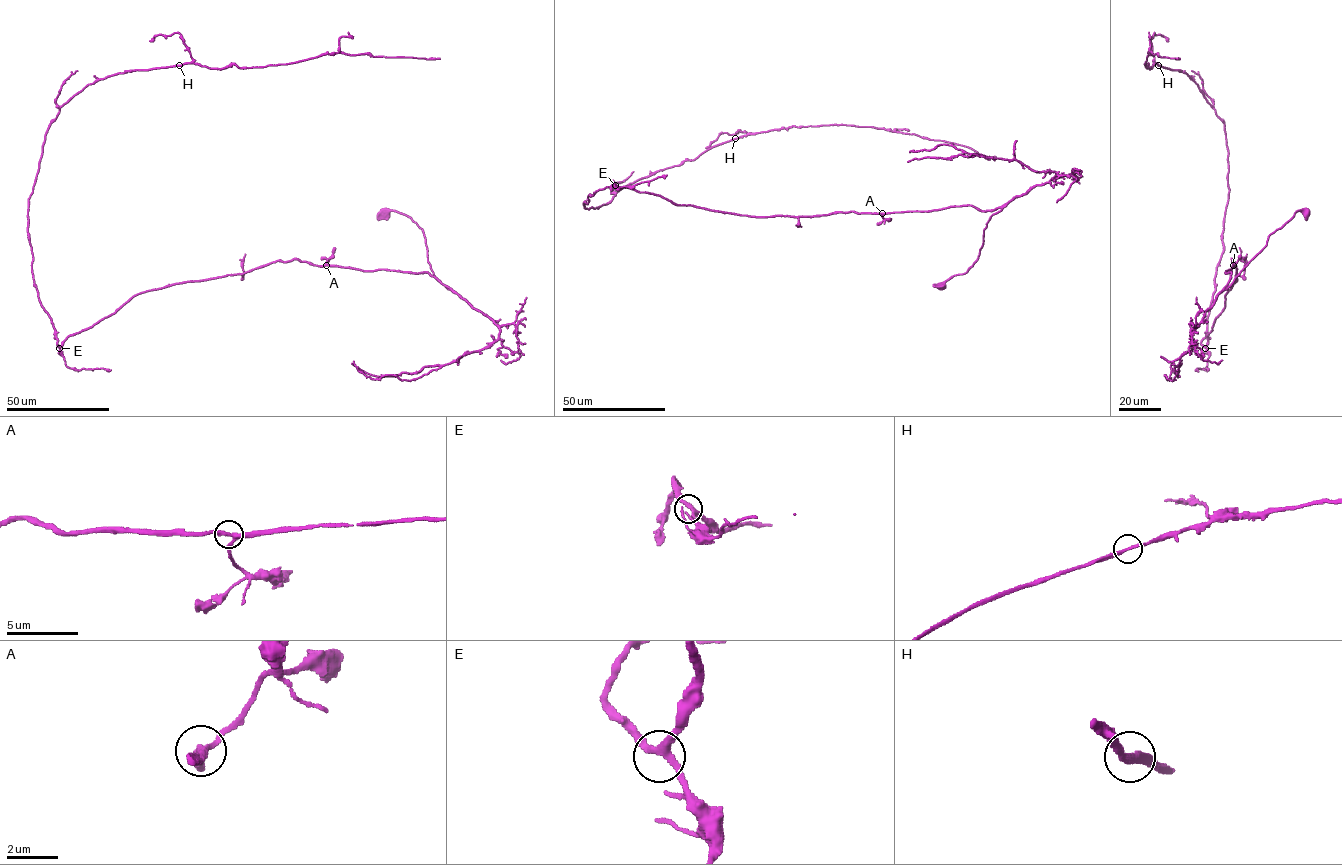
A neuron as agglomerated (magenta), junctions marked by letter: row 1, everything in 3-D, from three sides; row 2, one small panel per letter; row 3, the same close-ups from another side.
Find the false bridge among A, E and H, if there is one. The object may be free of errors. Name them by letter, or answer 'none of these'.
none of these

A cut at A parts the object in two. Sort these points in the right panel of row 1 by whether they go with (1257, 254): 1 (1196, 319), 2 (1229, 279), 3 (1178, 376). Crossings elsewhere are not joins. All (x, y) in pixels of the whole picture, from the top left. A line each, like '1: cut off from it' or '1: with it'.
1: with it
2: with it
3: with it

